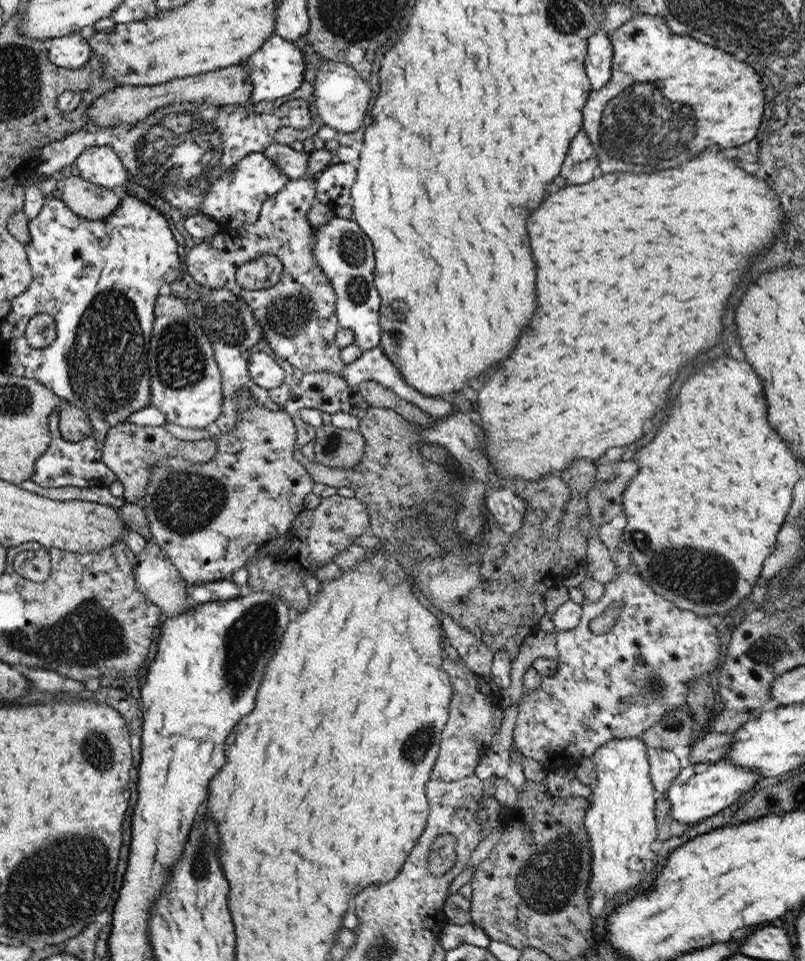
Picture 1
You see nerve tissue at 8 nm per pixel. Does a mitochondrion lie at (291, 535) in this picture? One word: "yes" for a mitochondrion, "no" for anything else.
no

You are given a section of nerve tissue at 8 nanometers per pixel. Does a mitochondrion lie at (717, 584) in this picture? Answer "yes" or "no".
yes

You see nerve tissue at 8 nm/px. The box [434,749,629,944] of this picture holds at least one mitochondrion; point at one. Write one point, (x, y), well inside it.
(550, 882)

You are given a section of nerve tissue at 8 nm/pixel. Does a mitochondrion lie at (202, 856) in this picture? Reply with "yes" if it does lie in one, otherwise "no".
yes

